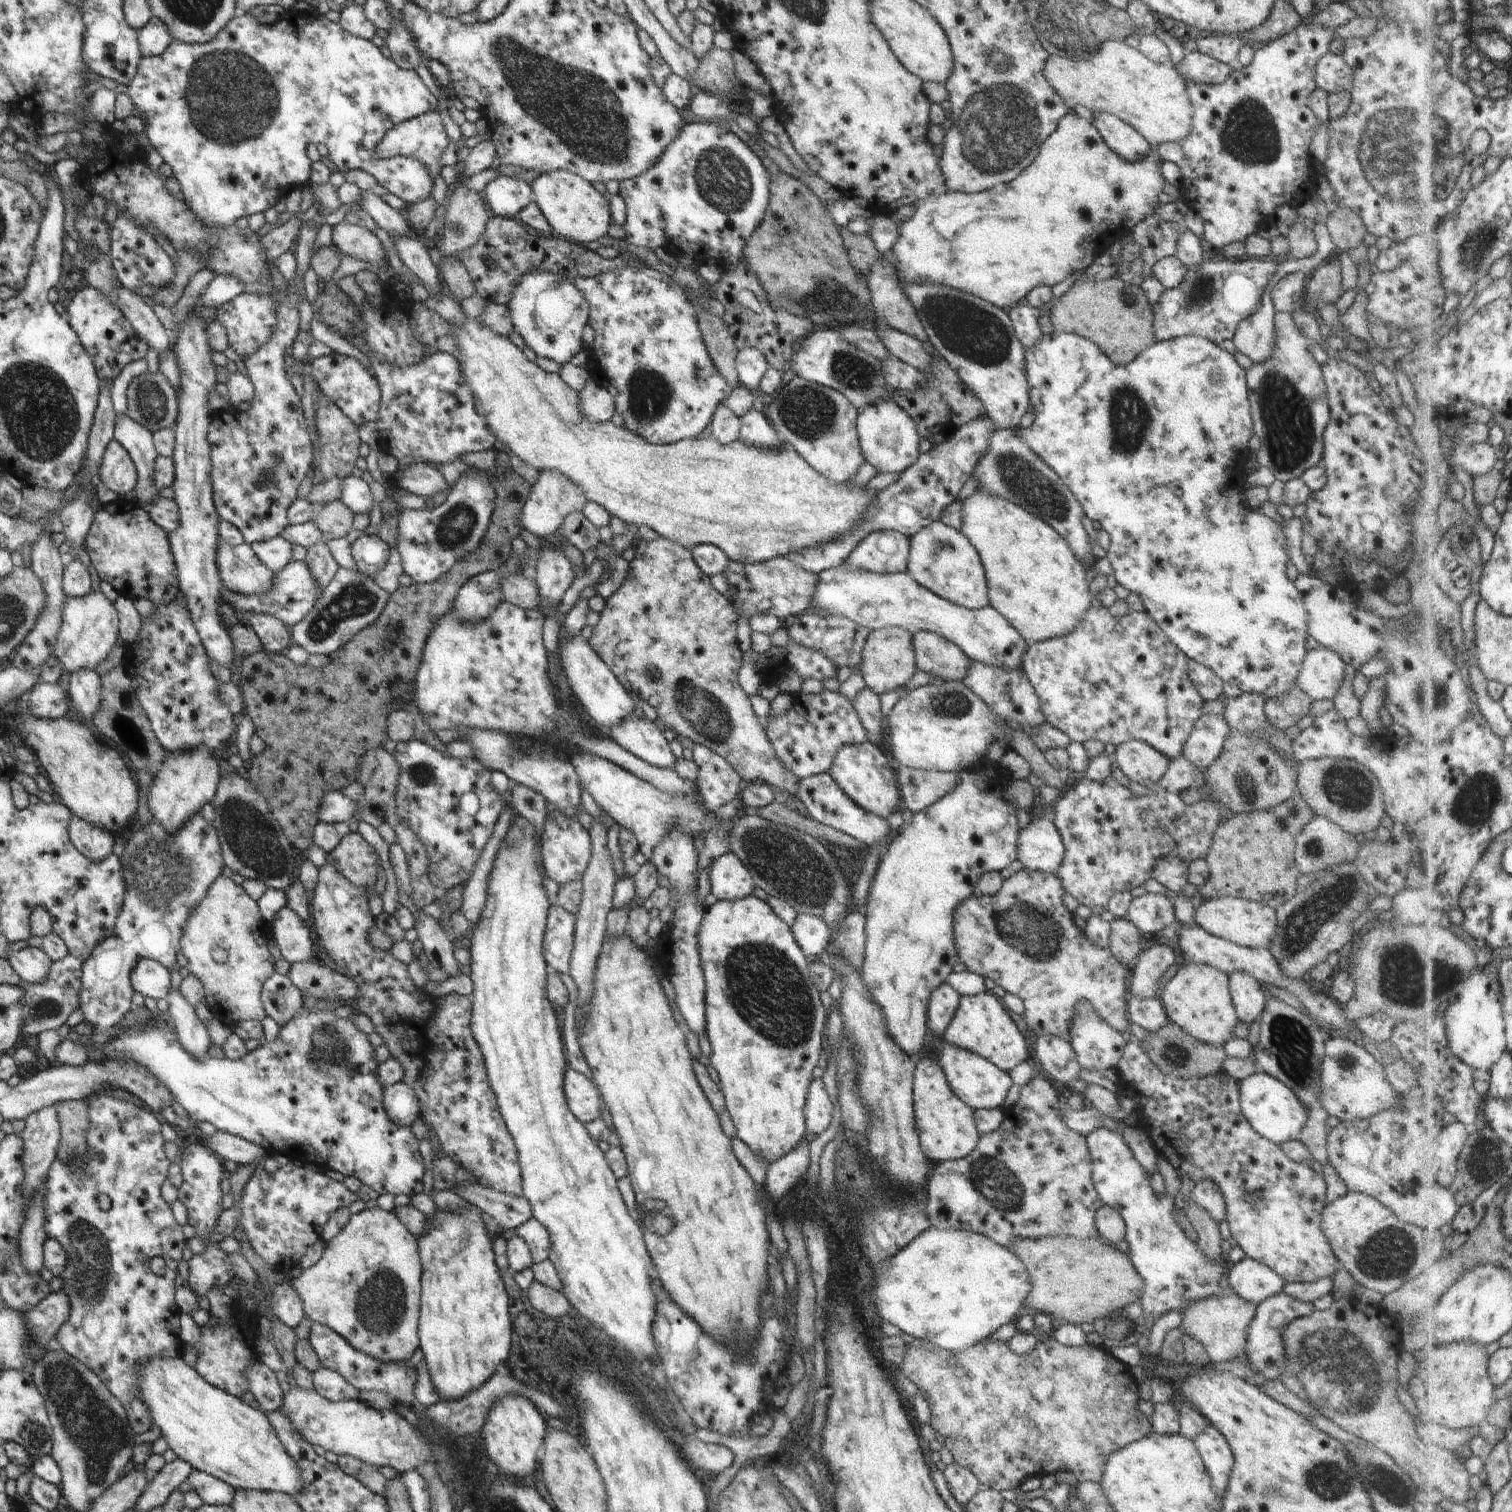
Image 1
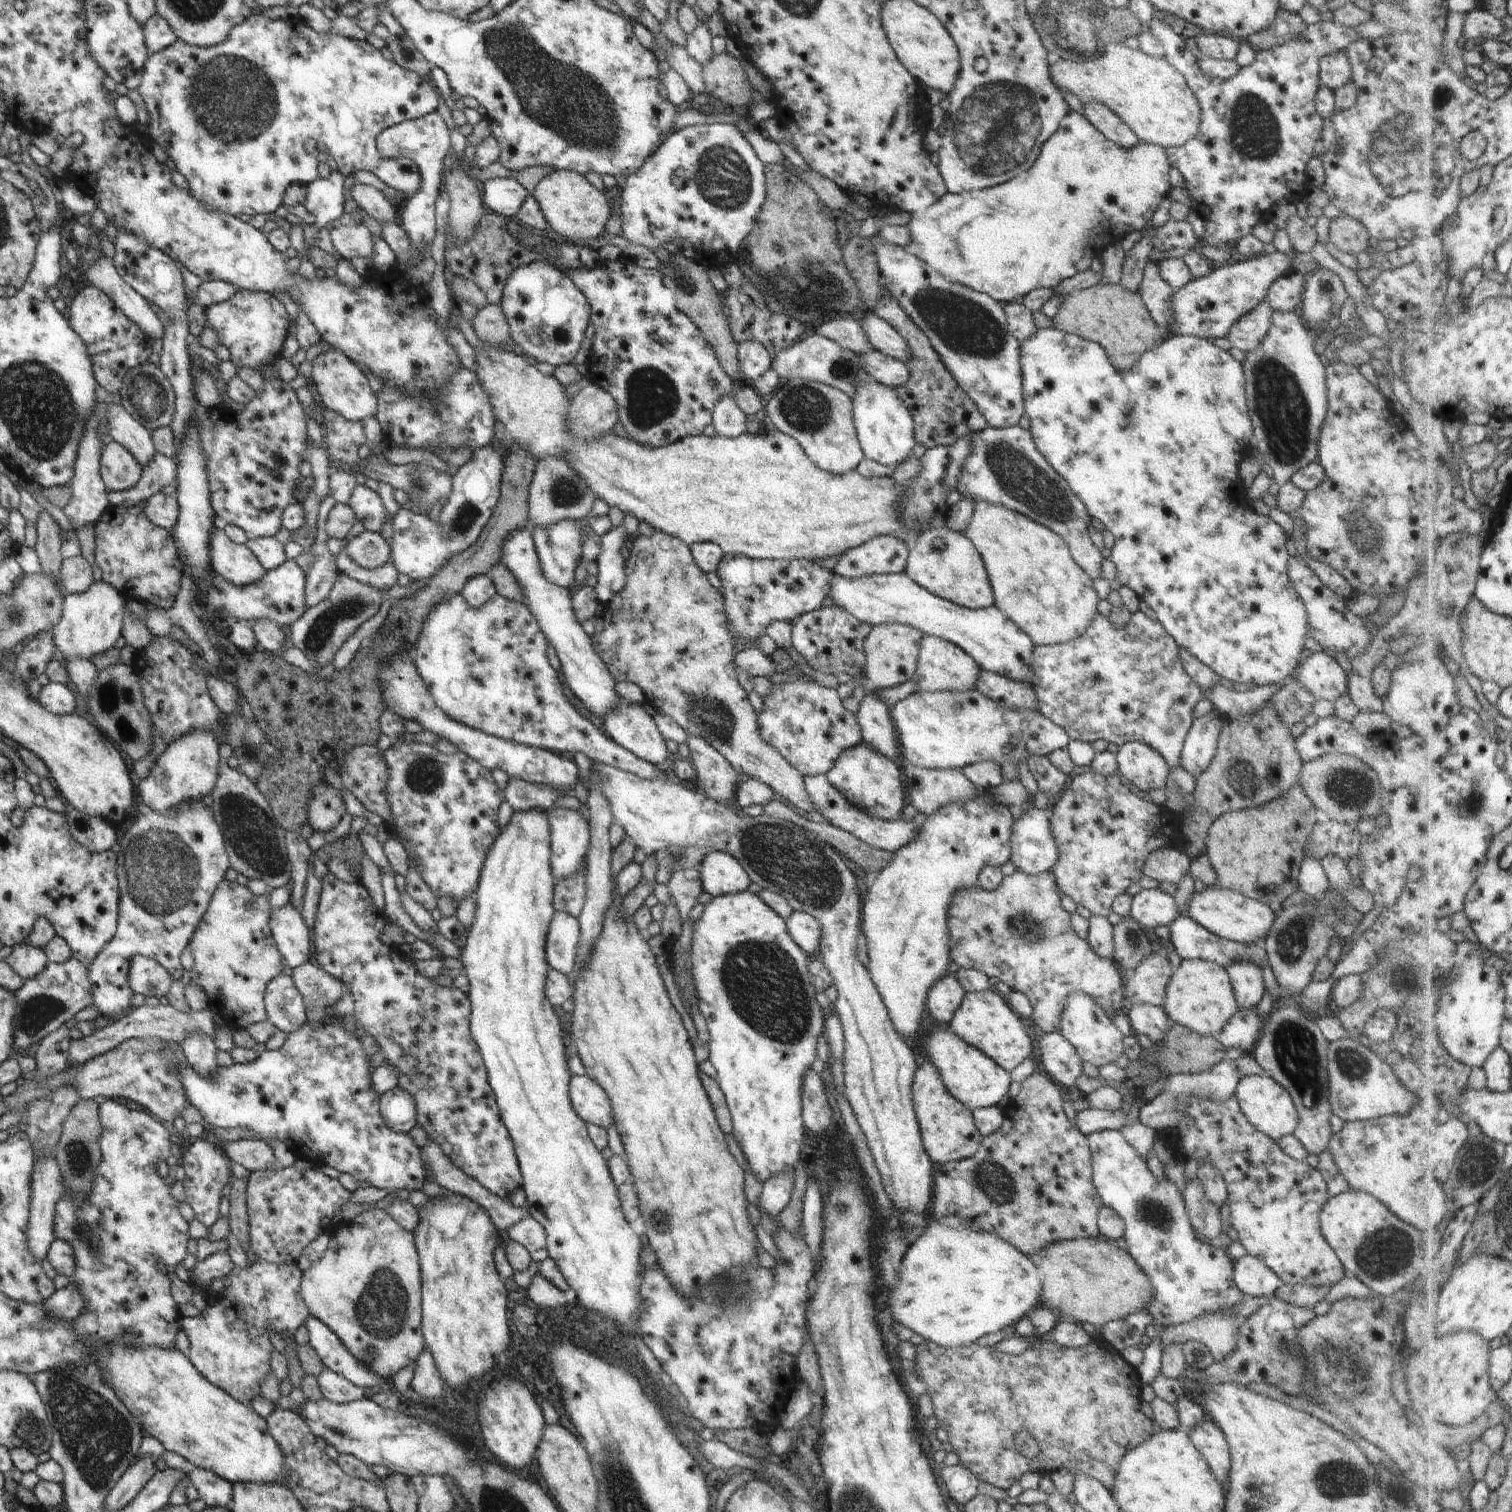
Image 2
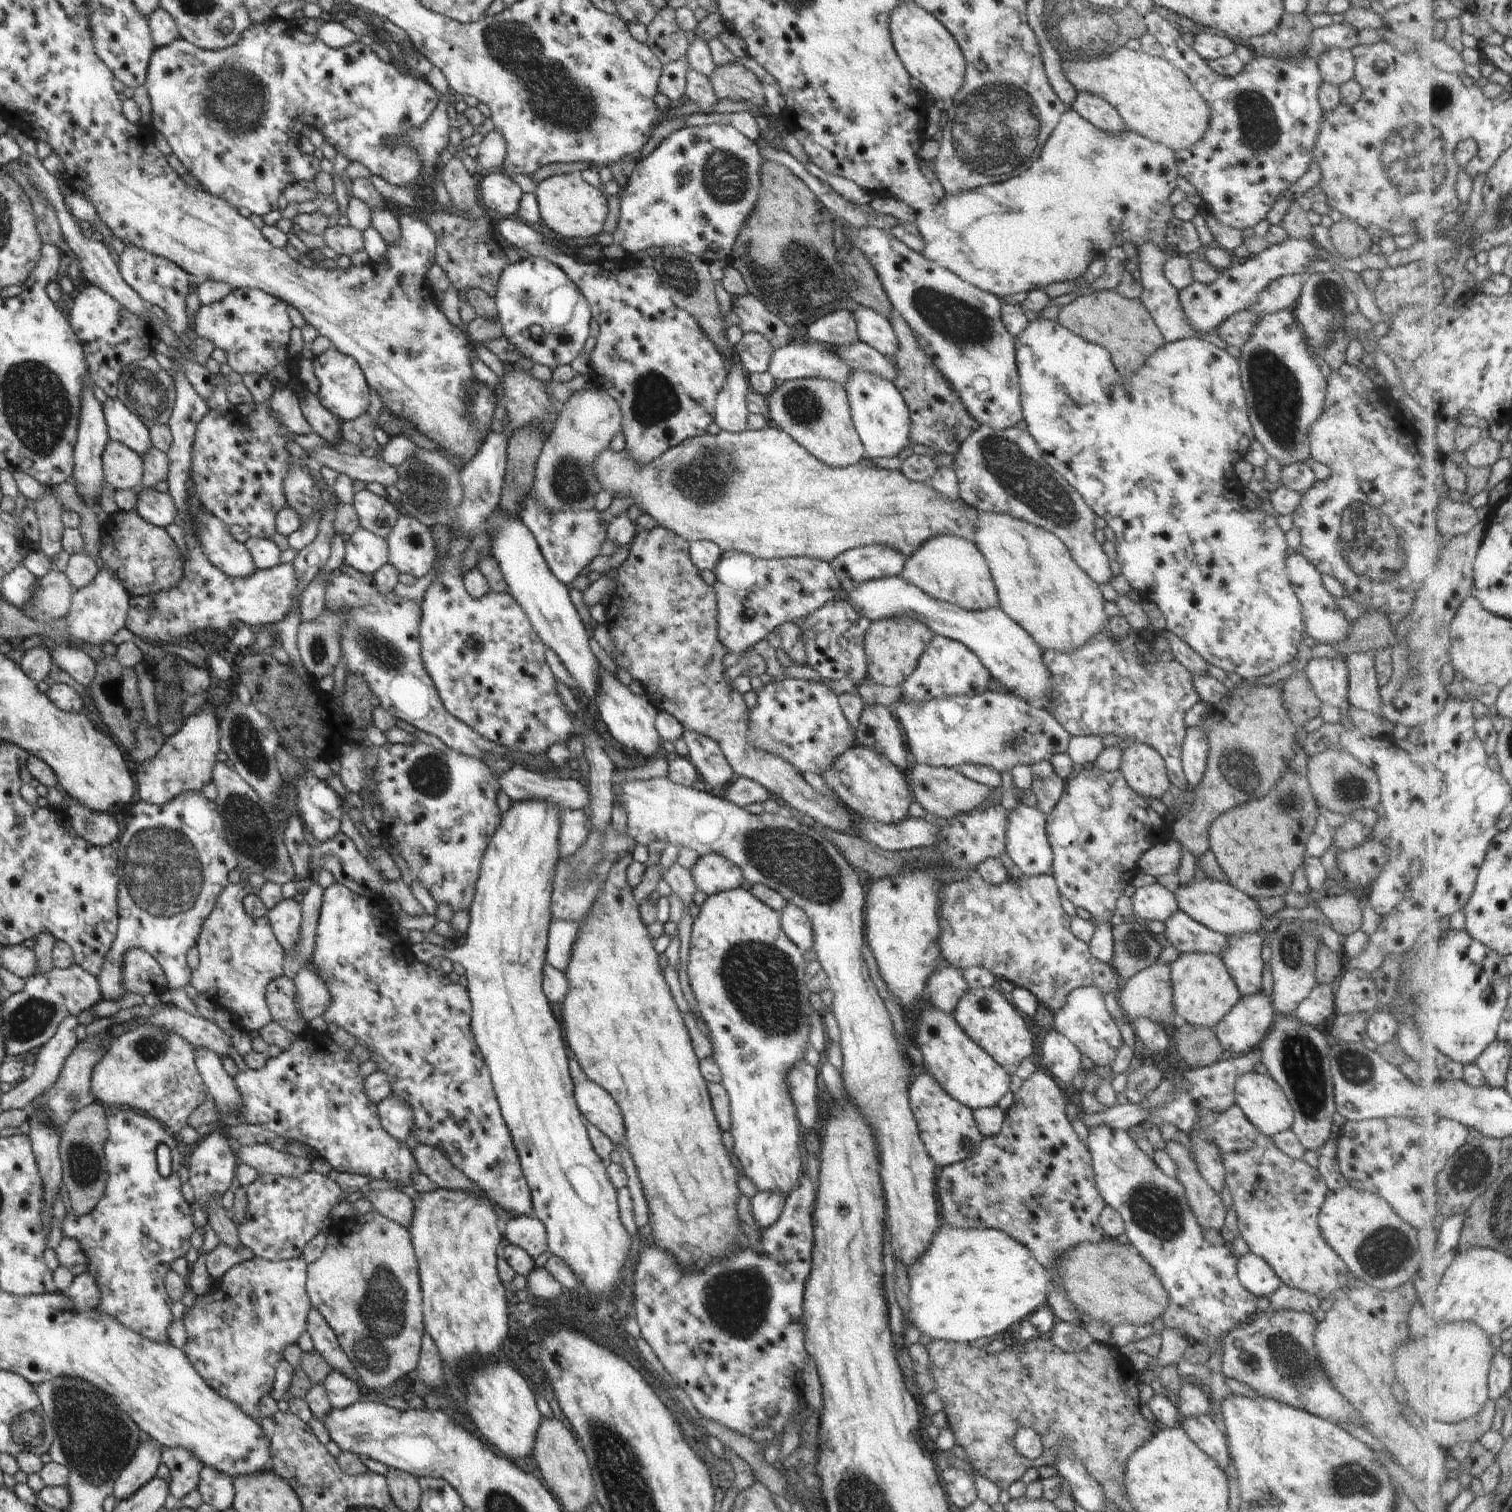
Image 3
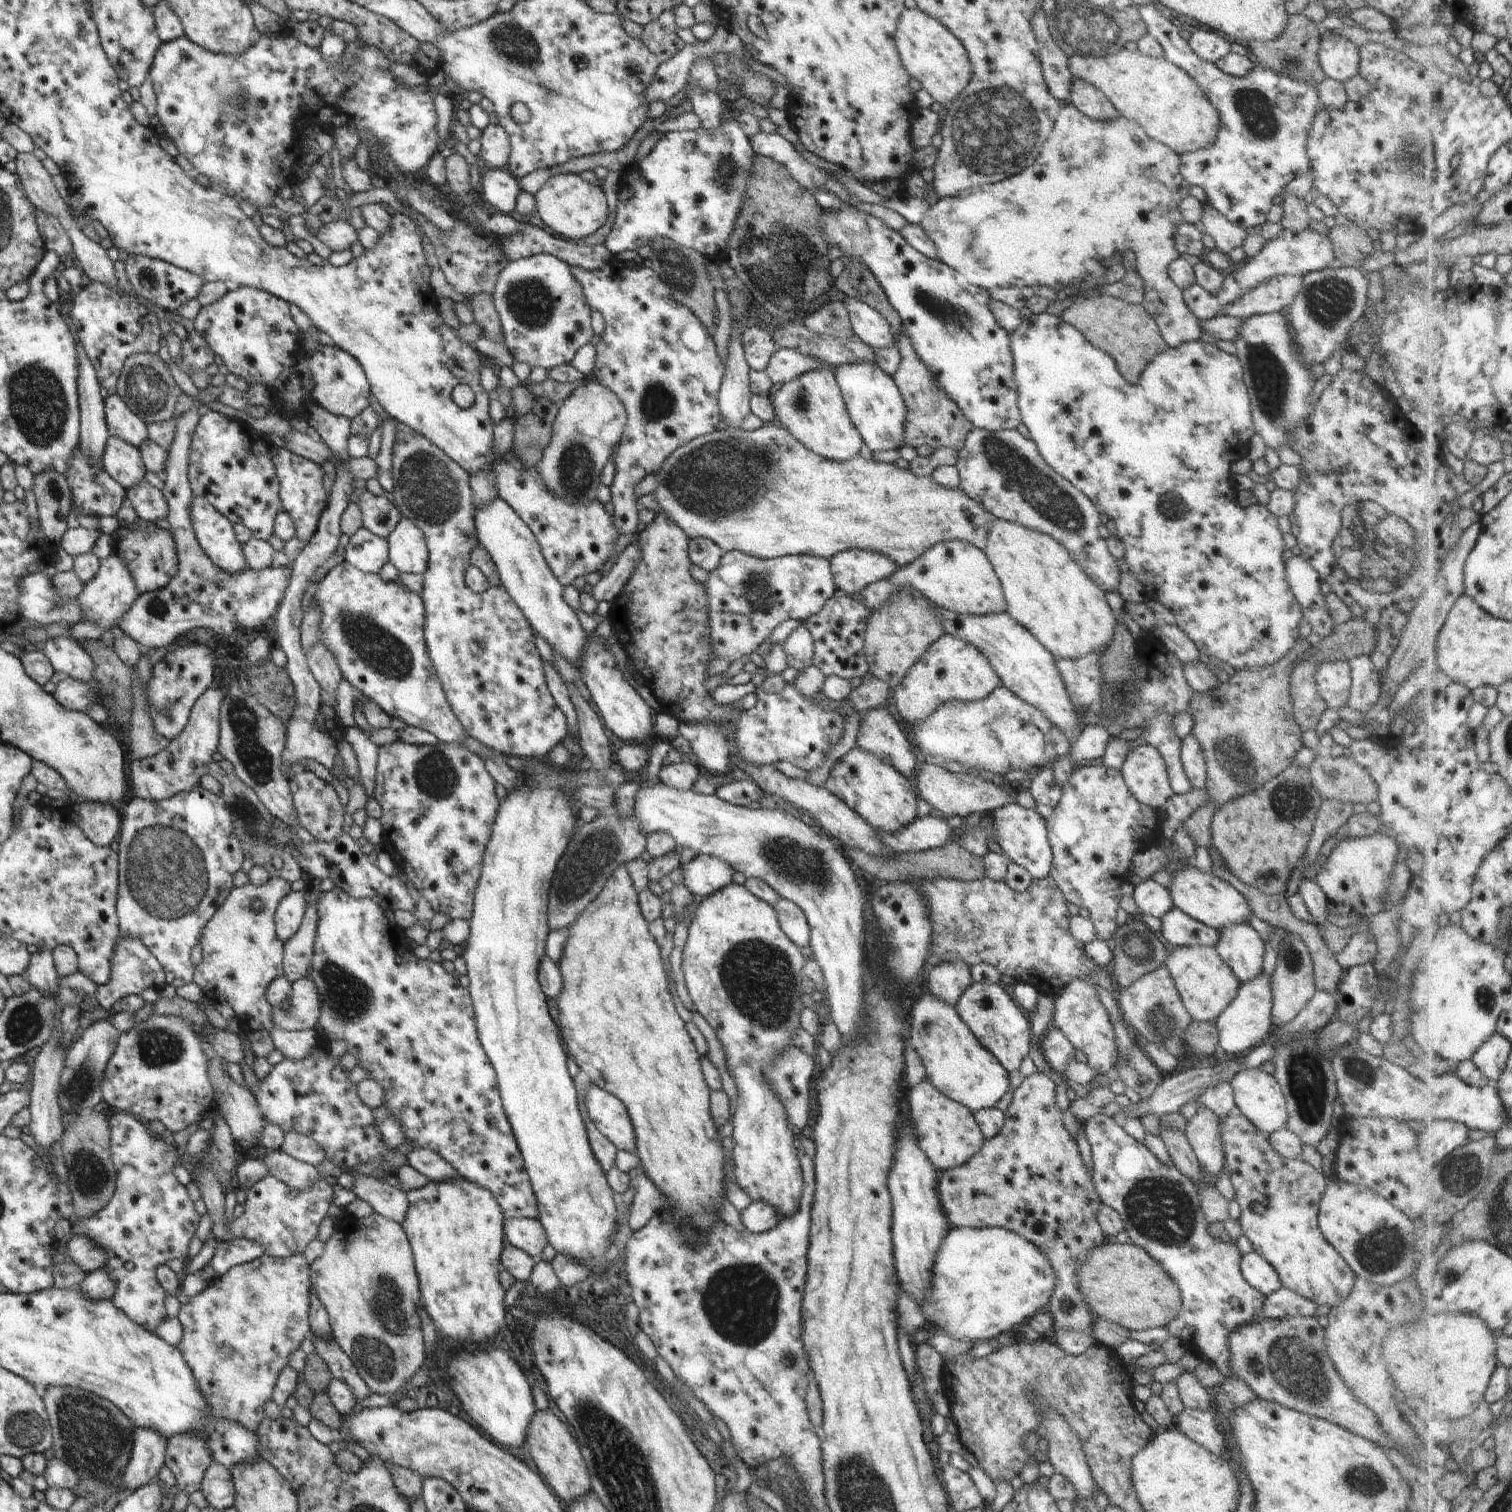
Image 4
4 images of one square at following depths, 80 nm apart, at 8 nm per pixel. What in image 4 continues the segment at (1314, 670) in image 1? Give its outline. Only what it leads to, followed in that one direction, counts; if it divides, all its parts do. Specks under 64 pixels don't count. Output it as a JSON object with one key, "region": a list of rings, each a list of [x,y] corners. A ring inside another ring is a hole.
{"region":[[[1347,660],[1324,661],[1317,666],[1315,679],[1320,696],[1328,708],[1346,706],[1351,689],[1351,668]]]}

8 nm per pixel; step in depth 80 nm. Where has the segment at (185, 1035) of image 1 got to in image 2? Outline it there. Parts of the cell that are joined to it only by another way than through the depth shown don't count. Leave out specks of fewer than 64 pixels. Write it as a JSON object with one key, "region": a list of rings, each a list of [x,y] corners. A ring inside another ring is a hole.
{"region":[[[192,1032],[188,1034],[186,1040],[178,1043],[187,1062],[204,1078],[212,1078],[216,1075],[216,1068],[219,1065],[216,1062],[216,1044],[214,1039],[208,1034]]]}

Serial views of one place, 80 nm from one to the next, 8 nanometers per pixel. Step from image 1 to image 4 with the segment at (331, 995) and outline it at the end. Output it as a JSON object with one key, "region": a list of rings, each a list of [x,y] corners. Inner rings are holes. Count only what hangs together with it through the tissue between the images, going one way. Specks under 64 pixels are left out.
{"region":[[[307,976],[292,983],[292,994],[282,1006],[271,1006],[275,1026],[286,1031],[315,1030],[320,1018],[320,994]]]}

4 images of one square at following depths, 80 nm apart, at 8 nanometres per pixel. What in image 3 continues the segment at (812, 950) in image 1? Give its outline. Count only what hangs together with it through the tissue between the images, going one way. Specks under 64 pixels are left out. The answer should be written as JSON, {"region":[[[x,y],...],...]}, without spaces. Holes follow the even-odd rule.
{"region":[[[788,903],[784,908],[786,910],[782,910],[781,914],[782,930],[803,952],[814,950],[814,930],[810,918],[792,904]]]}

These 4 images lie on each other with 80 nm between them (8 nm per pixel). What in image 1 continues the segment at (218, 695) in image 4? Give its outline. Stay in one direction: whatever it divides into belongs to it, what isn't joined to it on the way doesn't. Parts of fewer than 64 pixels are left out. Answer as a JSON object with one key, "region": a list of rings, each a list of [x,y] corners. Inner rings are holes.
{"region":[[[198,747],[188,752],[168,751],[148,790],[148,808],[164,832],[178,832],[178,828],[182,828],[194,814],[200,813],[204,804],[214,800],[220,777],[219,761],[206,748]]]}

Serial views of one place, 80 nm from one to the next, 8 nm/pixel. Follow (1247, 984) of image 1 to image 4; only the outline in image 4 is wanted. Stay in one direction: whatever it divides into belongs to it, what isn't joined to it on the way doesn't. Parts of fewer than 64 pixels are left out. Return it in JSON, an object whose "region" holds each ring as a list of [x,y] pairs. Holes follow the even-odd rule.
{"region":[[[1234,923],[1218,930],[1216,952],[1240,983],[1255,979],[1262,970],[1264,943],[1249,923]]]}

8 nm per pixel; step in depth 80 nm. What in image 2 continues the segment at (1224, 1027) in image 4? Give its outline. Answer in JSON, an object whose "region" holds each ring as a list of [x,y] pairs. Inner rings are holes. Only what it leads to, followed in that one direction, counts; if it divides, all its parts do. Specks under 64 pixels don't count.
{"region":[[[1257,1008],[1237,1009],[1236,1014],[1230,1018],[1230,1024],[1214,1034],[1213,1038],[1226,1049],[1242,1048],[1245,1054],[1249,1054],[1260,1037],[1264,1025],[1262,1020],[1257,1014]]]}

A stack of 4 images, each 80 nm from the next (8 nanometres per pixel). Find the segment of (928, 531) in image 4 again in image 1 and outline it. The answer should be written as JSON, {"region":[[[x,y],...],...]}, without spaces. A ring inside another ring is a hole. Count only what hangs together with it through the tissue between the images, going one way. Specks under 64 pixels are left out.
{"region":[[[467,318],[466,324],[461,328],[454,326],[454,324],[451,325],[455,328],[456,338],[458,339],[457,359],[459,360],[459,365],[461,366],[468,388],[474,393],[478,412],[483,412],[488,426],[495,434],[497,450],[499,448],[498,444],[503,442],[526,465],[536,468],[538,471],[560,471],[564,476],[567,476],[567,479],[570,479],[577,487],[582,489],[588,501],[594,501],[603,506],[611,516],[617,516],[626,525],[634,525],[636,527],[642,525],[648,526],[648,528],[657,532],[660,537],[681,544],[684,548],[691,549],[699,544],[710,543],[720,548],[729,560],[735,560],[742,564],[763,563],[776,557],[782,557],[787,553],[801,553],[803,549],[813,549],[819,545],[825,545],[835,537],[842,537],[850,533],[861,523],[867,508],[880,492],[872,487],[856,486],[852,483],[852,480],[840,484],[830,482],[826,477],[816,472],[788,442],[784,443],[783,447],[778,447],[777,449],[761,449],[760,447],[743,443],[743,440],[740,438],[729,445],[723,445],[711,436],[700,439],[682,439],[667,445],[653,445],[645,438],[630,432],[624,427],[616,426],[612,422],[593,423],[586,419],[579,411],[579,393],[570,388],[560,378],[558,373],[546,372],[537,364],[534,364],[534,361],[528,360],[522,350],[516,347],[508,338],[492,332],[491,328],[481,324],[479,318]]]}

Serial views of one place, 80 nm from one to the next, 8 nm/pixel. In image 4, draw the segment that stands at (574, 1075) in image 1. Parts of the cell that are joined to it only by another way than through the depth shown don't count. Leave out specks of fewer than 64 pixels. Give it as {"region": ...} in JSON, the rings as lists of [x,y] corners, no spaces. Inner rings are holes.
{"region":[[[594,1084],[589,1085],[584,1092],[584,1098],[580,1099],[581,1107],[588,1112],[596,1128],[598,1128],[608,1140],[611,1140],[611,1143],[614,1144],[618,1150],[634,1153],[637,1148],[637,1142],[634,1140],[634,1127],[630,1118],[628,1118],[628,1112],[626,1112],[624,1104],[622,1104],[618,1098],[614,1098],[612,1094],[604,1092],[599,1086]]]}

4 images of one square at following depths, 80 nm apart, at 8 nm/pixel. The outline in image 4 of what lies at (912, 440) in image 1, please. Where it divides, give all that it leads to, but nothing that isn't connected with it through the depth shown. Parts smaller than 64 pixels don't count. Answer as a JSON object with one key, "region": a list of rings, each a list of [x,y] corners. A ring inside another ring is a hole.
{"region":[[[870,362],[842,364],[833,367],[833,370],[846,402],[848,414],[872,453],[900,449],[903,446],[907,410],[894,379],[877,364],[870,364]]]}

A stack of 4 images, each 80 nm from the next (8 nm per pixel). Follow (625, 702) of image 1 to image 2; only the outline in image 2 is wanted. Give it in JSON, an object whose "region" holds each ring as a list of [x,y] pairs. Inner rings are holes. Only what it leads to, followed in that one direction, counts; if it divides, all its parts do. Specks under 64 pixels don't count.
{"region":[[[529,527],[516,530],[506,538],[506,542],[502,546],[501,564],[506,566],[506,569],[518,582],[522,596],[524,596],[523,604],[534,614],[547,642],[554,647],[562,664],[563,684],[570,694],[578,697],[584,703],[590,713],[604,720],[606,714],[620,704],[621,696],[616,692],[615,679],[608,671],[606,664],[594,651],[591,637],[586,635],[581,624],[578,624],[568,589],[560,588],[544,578]]]}

